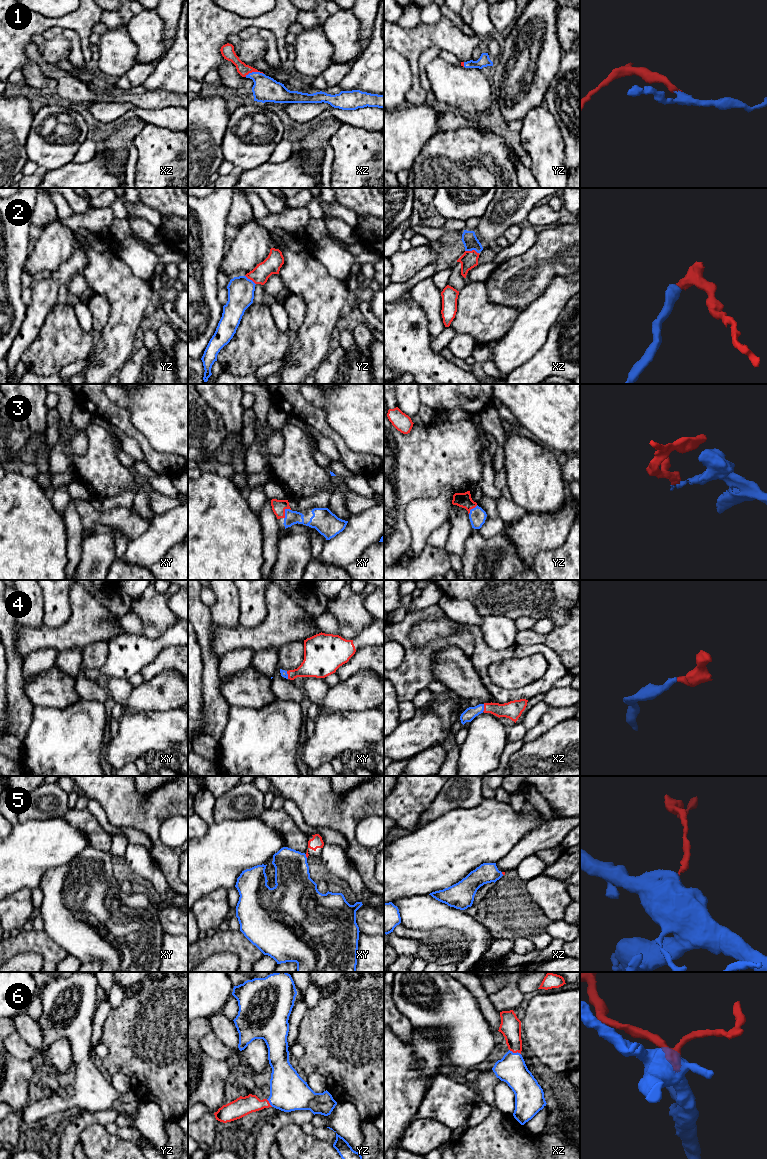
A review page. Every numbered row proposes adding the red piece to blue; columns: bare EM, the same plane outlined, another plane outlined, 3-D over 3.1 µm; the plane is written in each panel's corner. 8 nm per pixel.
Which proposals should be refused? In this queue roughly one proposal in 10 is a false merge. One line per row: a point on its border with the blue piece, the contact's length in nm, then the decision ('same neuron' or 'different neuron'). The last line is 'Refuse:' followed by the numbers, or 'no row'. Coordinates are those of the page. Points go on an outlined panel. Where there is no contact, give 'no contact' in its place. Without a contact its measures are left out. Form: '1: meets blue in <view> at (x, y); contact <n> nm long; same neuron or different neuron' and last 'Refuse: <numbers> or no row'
1: meets blue in xz at (254, 72); contact 150 nm long; same neuron
2: meets blue in xz at (472, 249); contact 110 nm long; same neuron
3: meets blue in xy at (285, 512); contact 100 nm long; same neuron
4: meets blue in xz at (483, 708); contact 70 nm long; same neuron
5: meets blue in xy at (305, 856); contact 40 nm long; same neuron
6: meets blue in xz at (515, 1053); contact 100 nm long; same neuron
Refuse: no row

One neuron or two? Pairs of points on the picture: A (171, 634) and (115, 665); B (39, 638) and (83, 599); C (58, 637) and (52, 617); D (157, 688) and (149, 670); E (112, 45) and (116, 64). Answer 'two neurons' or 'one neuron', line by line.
A: one neuron
B: one neuron
C: two neurons
D: two neurons
E: one neuron

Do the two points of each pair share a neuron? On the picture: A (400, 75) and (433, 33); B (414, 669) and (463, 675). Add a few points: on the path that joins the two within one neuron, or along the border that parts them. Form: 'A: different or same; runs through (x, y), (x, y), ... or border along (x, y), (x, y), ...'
A: different; border along (394, 49), (407, 60), (411, 72), (410, 88)
B: different; border along (440, 649), (433, 657), (433, 674), (435, 679)

